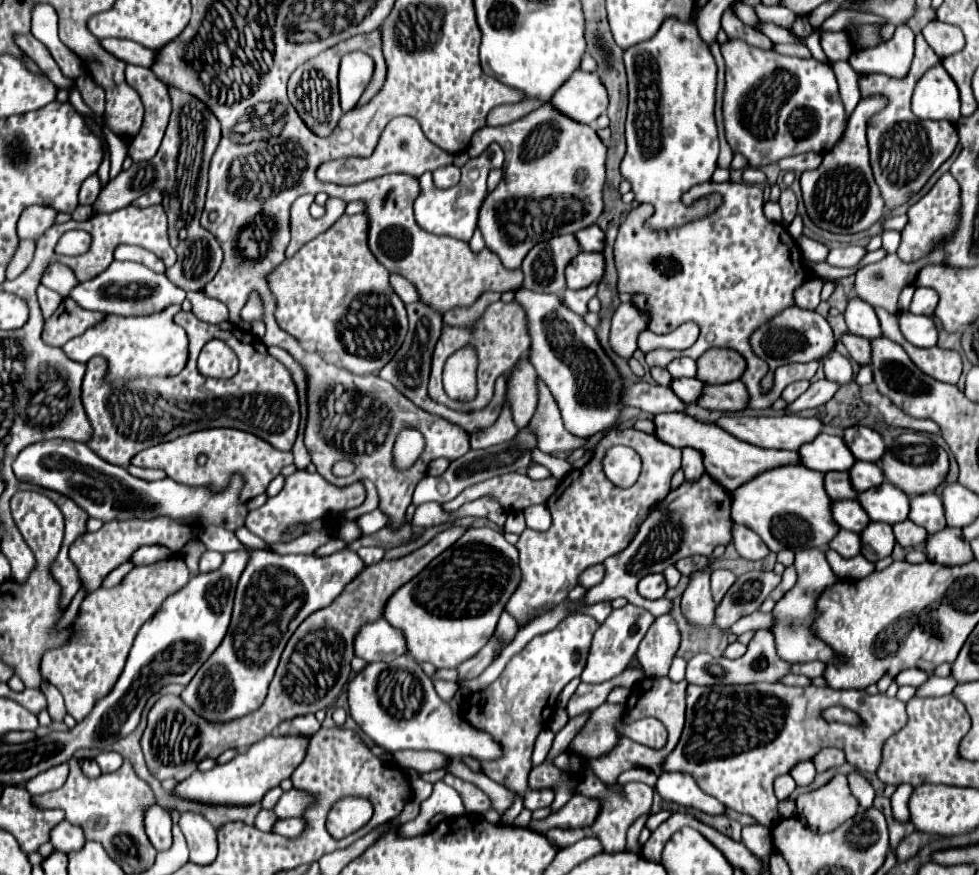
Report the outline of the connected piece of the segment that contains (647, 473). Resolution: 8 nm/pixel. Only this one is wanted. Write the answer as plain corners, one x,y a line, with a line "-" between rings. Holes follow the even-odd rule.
609,429
603,439
597,443
595,447
595,455
591,457
591,461
583,467
583,469
573,469
569,471
557,491
553,493
553,497
549,497
547,501
547,509
551,511
551,517
553,517
553,523
547,531
533,531
533,529
525,529
519,537
519,541
515,543
517,551
519,551
519,569
521,569
521,581
513,593
513,597
507,601
507,609
509,613
515,617
515,619
521,619
521,617
533,617
535,609
541,609
541,605
545,605
545,601
553,601
553,603
561,603
569,589
573,589
577,585
577,577
581,571
585,571
587,567
591,565
597,565
597,563
603,563
607,557
623,551
631,541
633,537
637,535
639,531
639,525
649,517
649,513
657,507
657,503
661,503
667,493
669,493
669,483
671,483
671,477
675,475
675,471
681,467
681,449
673,449
671,445
665,445
661,441
655,441
653,435
649,433
641,433
641,431
635,431
635,429
-
613,445
627,445
631,449
637,449
639,457
641,457
641,463
643,463
643,469
641,469
641,475
637,479
637,483
629,489
623,489
623,487
617,487
613,485
605,473
603,473
603,467
601,467
601,459
605,455
605,451

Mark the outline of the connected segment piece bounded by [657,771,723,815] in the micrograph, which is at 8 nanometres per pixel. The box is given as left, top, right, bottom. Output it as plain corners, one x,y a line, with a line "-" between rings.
681,771
663,773
657,781
657,791
667,801
675,801
685,807
695,807
711,815
723,813
723,805
711,795
703,793
689,773
681,773

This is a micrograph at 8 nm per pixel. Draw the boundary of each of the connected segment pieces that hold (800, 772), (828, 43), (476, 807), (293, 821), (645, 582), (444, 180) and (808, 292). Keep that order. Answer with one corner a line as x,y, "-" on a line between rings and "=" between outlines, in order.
801,761
801,763
797,763
797,765
789,771
789,775
795,779
797,785
809,785
809,783
813,781
813,777
815,777
813,761
=
823,31
821,33
821,47
831,63
848,60
851,56
851,43
845,37
844,31
=
449,775
443,777
443,783
453,787
461,795
467,813
477,813
479,815
492,809
490,799
485,797
485,793
481,793
481,789
477,789
473,783
467,783
467,781
461,781
459,777
449,777
=
289,817
289,819
277,819
273,825
273,833
283,835
283,837
297,837
305,823
299,817
=
661,573
647,575
637,585
637,593
645,599
661,599
665,595
665,591
667,591
667,585
665,585
665,577
=
447,165
447,167
441,167
441,169
433,171
433,181
435,181
435,185
439,189
441,187
453,187
453,185
457,185
459,177
461,177
461,171
455,165
=
811,279
807,283
803,283
799,287
799,291
795,291
795,305
803,307
803,309
815,309
819,305
819,295
821,295
821,287
823,281
821,279

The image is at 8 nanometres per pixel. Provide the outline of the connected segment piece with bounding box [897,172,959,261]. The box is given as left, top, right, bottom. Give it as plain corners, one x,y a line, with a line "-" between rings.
947,172
923,199
919,199
915,205
907,209
909,221
901,231
901,245
897,249
897,257
901,261
915,261
917,257
923,257
937,241
941,241
943,237
949,237
957,227
957,215
955,215
957,209
959,209
959,184

